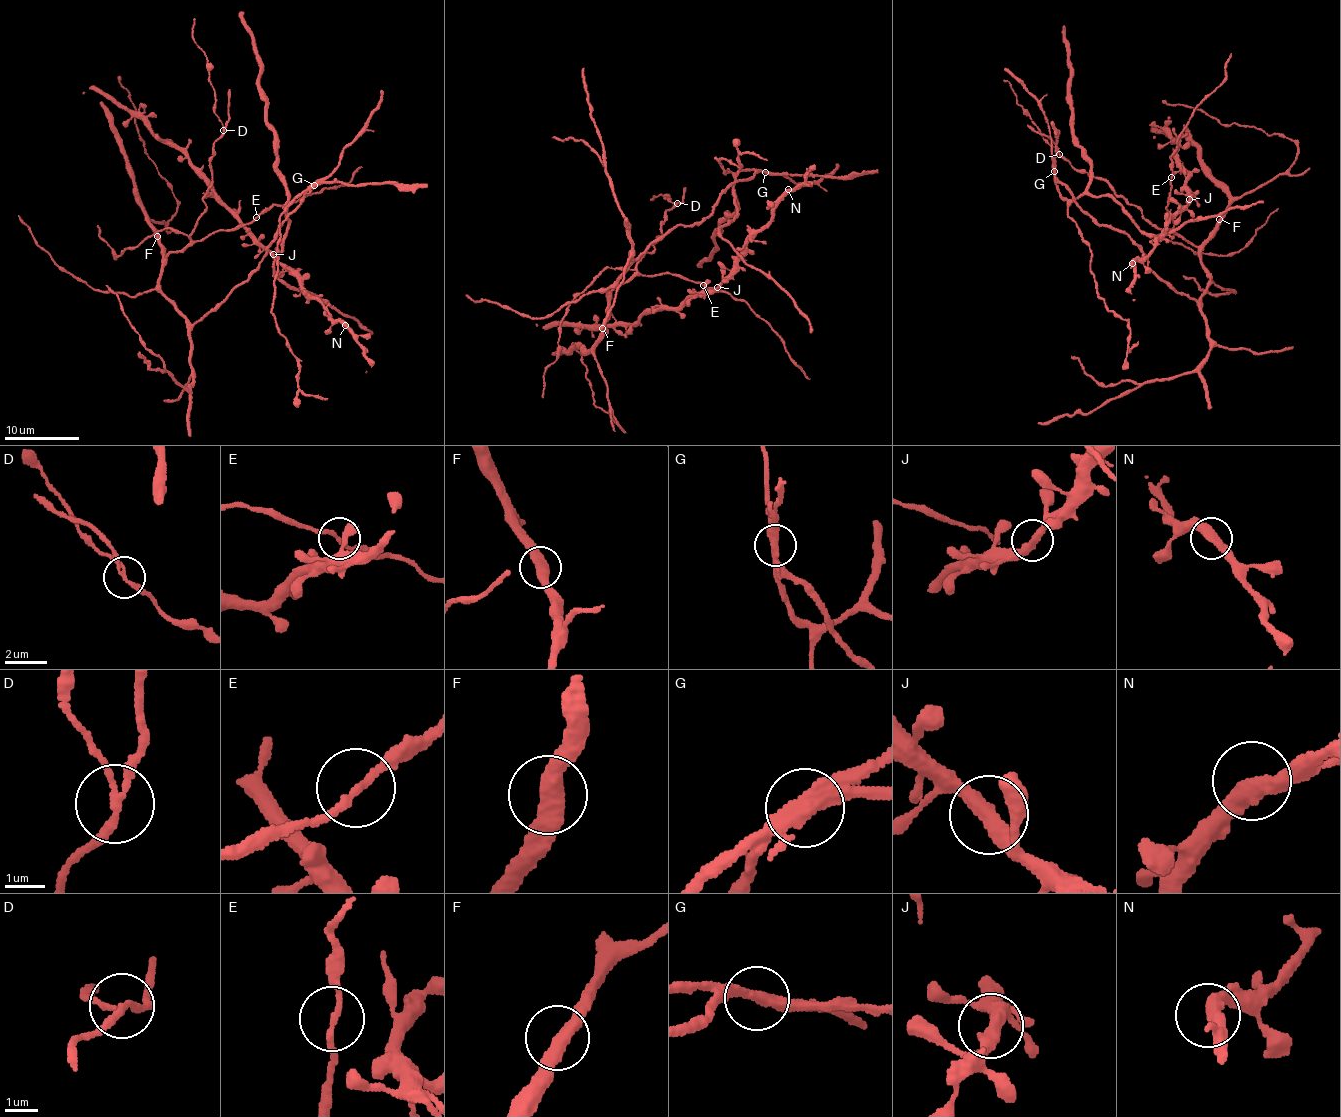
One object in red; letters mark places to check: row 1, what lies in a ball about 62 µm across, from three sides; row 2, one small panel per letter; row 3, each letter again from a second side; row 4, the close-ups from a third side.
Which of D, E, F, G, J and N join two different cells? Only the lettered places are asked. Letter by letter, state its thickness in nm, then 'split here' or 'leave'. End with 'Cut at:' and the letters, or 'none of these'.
D: 160 nm | split here
E: 170 nm | leave
F: 460 nm | leave
G: 400 nm | split here
J: 380 nm | leave
N: 400 nm | leave
Cut at: D, G

